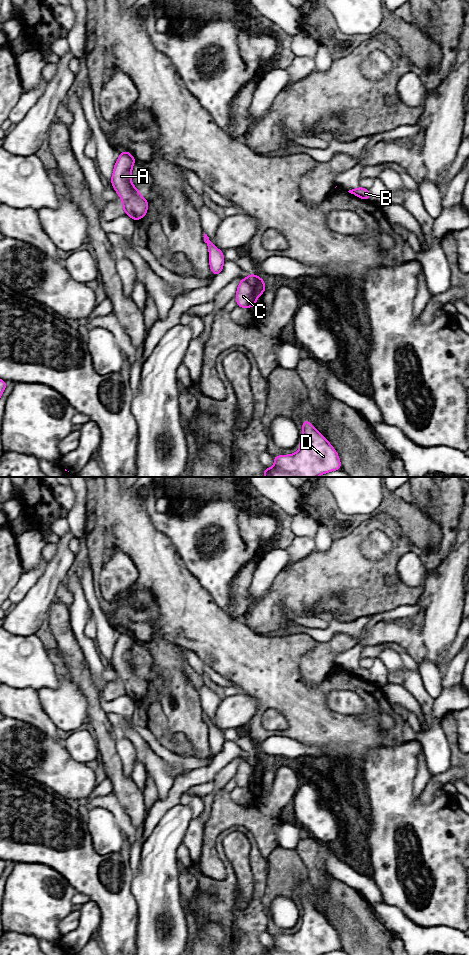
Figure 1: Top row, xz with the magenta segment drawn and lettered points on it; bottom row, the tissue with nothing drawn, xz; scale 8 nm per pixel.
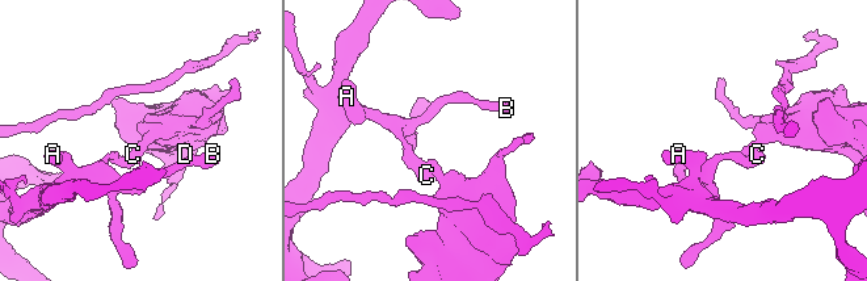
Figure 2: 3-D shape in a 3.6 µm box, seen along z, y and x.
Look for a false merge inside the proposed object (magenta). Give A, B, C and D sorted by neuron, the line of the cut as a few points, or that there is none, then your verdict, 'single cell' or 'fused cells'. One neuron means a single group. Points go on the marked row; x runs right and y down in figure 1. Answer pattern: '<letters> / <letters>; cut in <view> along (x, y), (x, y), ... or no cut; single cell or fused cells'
A B C / D; cut in xz along (244, 279), (249, 282), (249, 285), (258, 296); fused cells

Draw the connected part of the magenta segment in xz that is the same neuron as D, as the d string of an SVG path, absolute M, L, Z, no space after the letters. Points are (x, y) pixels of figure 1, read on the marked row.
M308 420L302 421L300 449L291 455L274 456L274 468L264 468L264 477L318 477L341 470L336 450Z

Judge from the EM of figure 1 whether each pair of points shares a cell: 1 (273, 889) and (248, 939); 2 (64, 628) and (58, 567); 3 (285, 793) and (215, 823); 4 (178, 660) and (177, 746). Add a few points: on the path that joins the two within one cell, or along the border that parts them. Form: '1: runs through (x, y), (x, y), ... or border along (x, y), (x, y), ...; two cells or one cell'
1: border along (264, 889), (265, 893), (262, 903), (268, 913); two cells
2: border along (55, 599), (46, 619); two cells
3: runs through (271, 810), (265, 816), (233, 816); one cell
4: border along (165, 728), (181, 734), (189, 742), (189, 753); two cells

